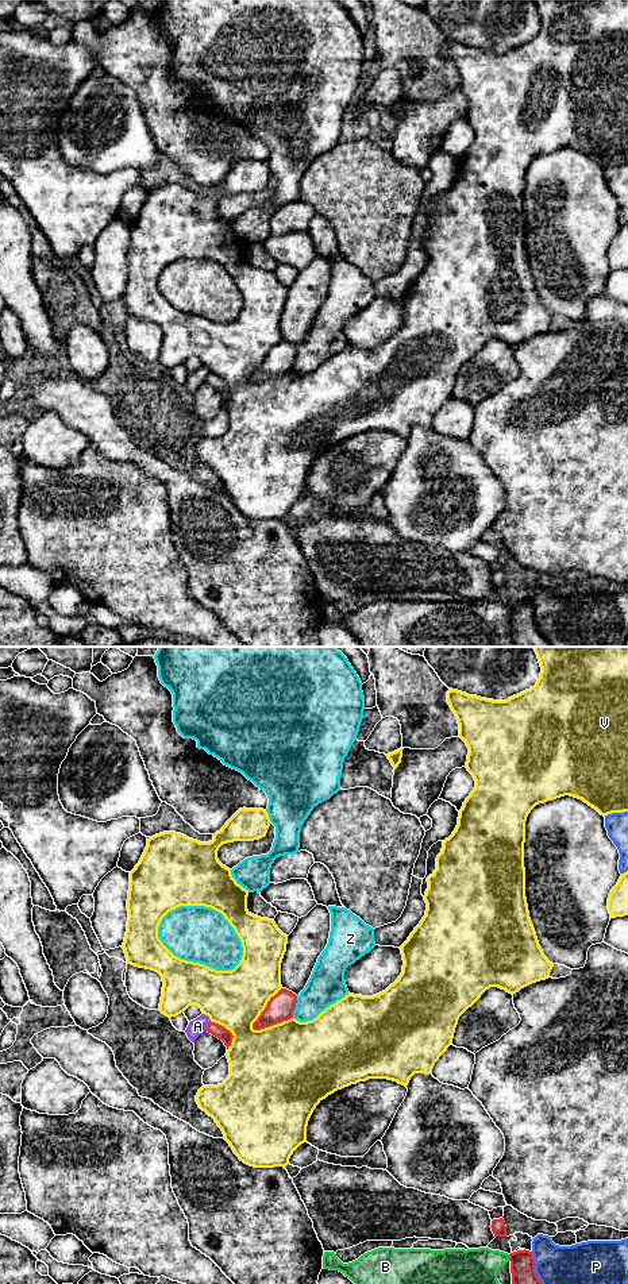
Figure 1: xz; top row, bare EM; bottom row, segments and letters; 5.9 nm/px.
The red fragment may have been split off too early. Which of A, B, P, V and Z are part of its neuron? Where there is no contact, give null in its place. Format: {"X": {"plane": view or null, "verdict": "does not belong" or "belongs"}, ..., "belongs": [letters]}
{"A": {"plane": "xz", "verdict": "does not belong"}, "B": {"plane": "xz", "verdict": "does not belong"}, "P": {"plane": "xz", "verdict": "does not belong"}, "V": {"plane": "xz", "verdict": "does not belong"}, "Z": {"plane": "xz", "verdict": "does not belong"}, "belongs": []}

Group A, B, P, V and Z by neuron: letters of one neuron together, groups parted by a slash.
A P / B / V / Z

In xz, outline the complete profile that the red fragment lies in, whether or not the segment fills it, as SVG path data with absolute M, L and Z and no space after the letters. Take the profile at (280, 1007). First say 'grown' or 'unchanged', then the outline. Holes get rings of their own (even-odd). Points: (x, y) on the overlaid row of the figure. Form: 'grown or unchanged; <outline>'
unchanged; M281 988L274 996L270 998L265 1010L253 1023L253 1029L261 1030L293 1018L296 1003L297 995L286 988Z

